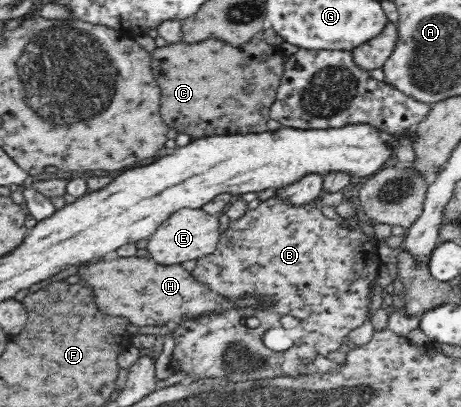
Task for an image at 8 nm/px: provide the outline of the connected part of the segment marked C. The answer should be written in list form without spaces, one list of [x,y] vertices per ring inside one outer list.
[[[258,35],[255,38],[252,38],[250,42],[246,42],[246,44],[238,48],[234,48],[234,46],[216,39],[198,42],[198,44],[184,44],[184,42],[182,41],[180,43],[164,46],[163,48],[156,47],[156,49],[151,52],[151,55],[152,70],[154,73],[154,77],[156,77],[157,85],[161,90],[160,114],[169,128],[174,128],[182,134],[192,134],[192,138],[196,139],[200,137],[214,136],[216,134],[258,134],[266,132],[266,130],[268,130],[270,108],[272,106],[272,103],[276,100],[277,87],[280,84],[280,78],[282,78],[282,74],[284,74],[284,64],[286,64],[286,58],[288,57],[284,54],[284,51],[282,51],[281,46],[272,46],[272,44],[268,44],[268,42],[265,42],[261,35]]]

